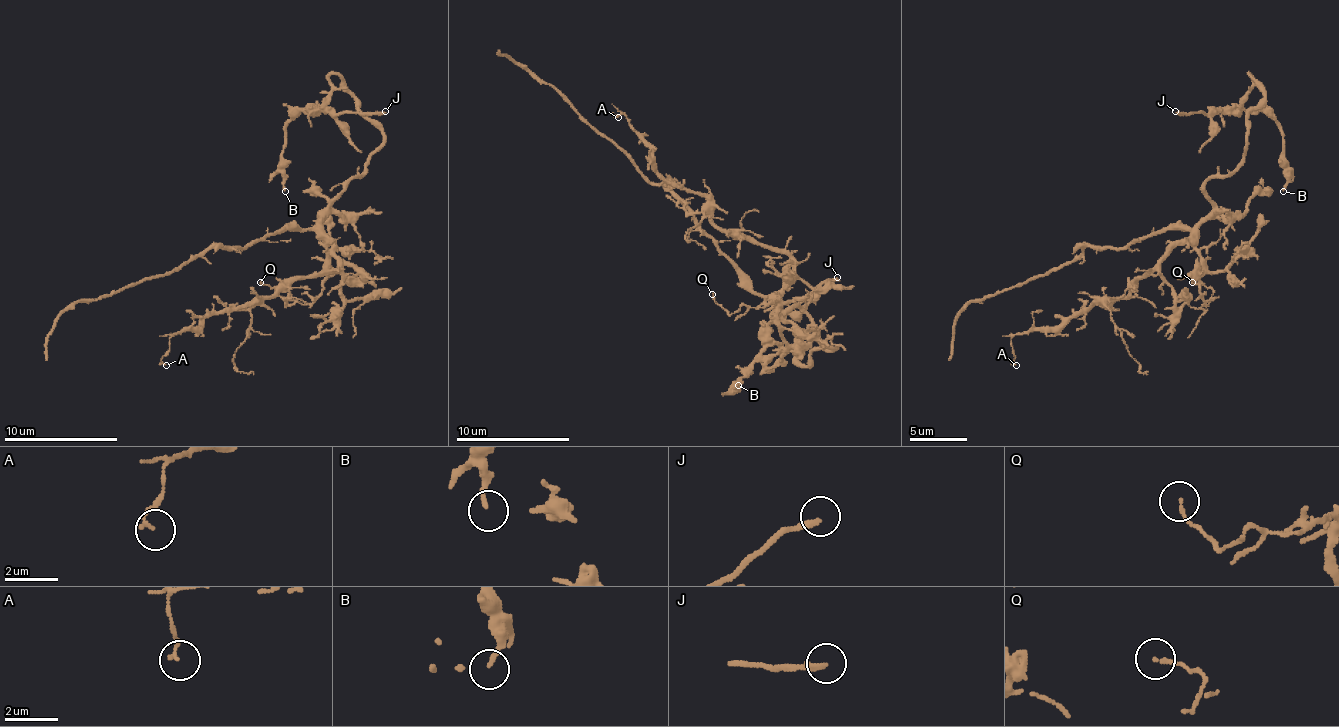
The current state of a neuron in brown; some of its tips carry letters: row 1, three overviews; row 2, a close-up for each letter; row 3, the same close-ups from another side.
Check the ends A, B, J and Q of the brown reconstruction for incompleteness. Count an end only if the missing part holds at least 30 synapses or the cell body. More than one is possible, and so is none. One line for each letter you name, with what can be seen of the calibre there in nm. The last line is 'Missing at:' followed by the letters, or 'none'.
Missing at: none

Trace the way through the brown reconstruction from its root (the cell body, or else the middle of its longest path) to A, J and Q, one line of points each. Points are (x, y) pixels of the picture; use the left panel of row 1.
A: (302, 228), (331, 242), (336, 265), (285, 279), (240, 308), (211, 311), (197, 328), (168, 339), (166, 365)
J: (302, 228), (382, 143), (348, 86), (328, 77), (316, 109), (385, 111)
Q: (302, 228), (311, 228), (325, 242), (322, 291), (308, 302), (297, 302), (260, 282)

